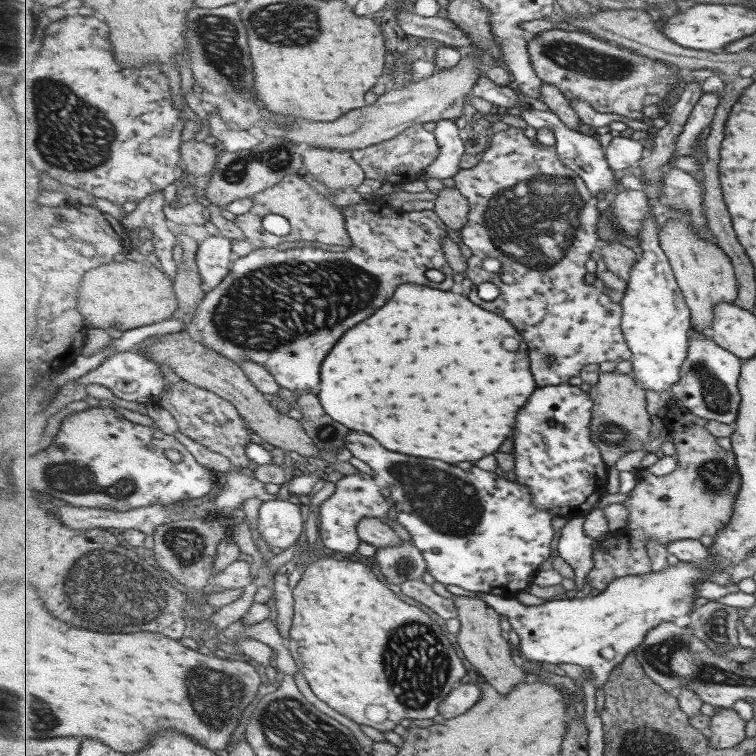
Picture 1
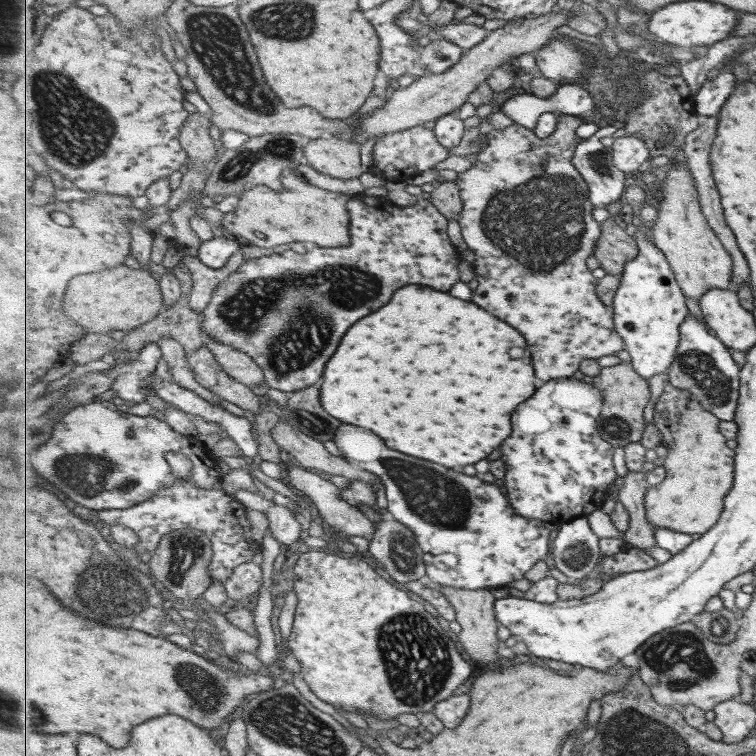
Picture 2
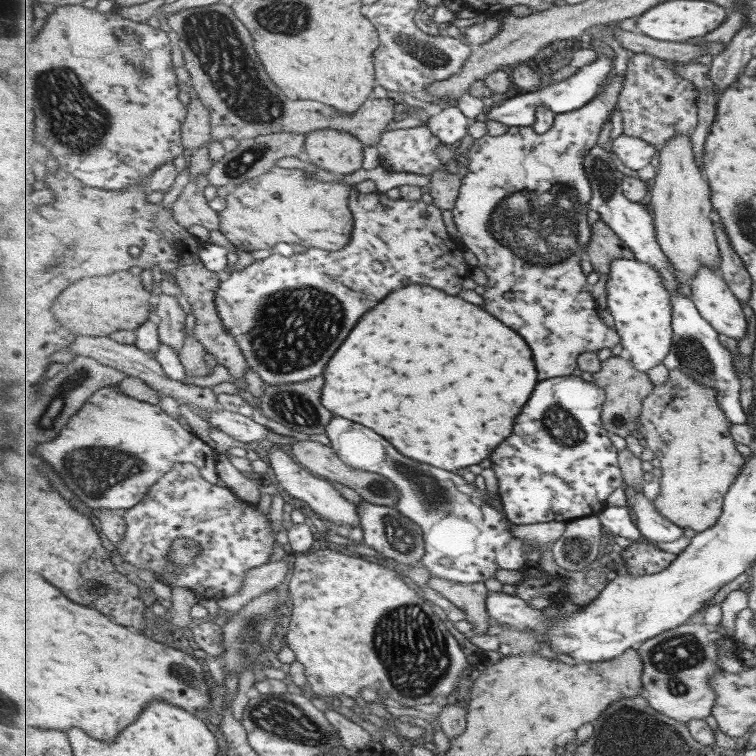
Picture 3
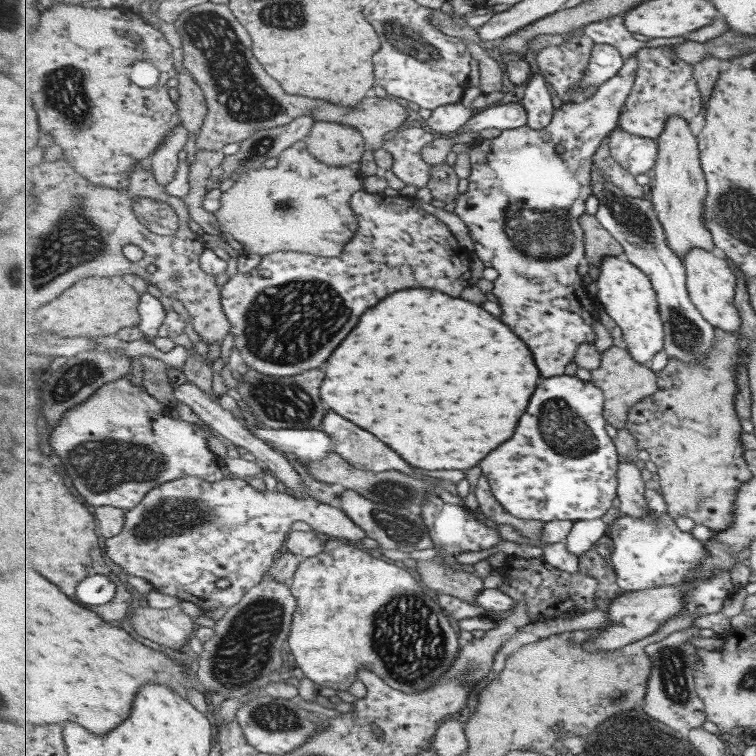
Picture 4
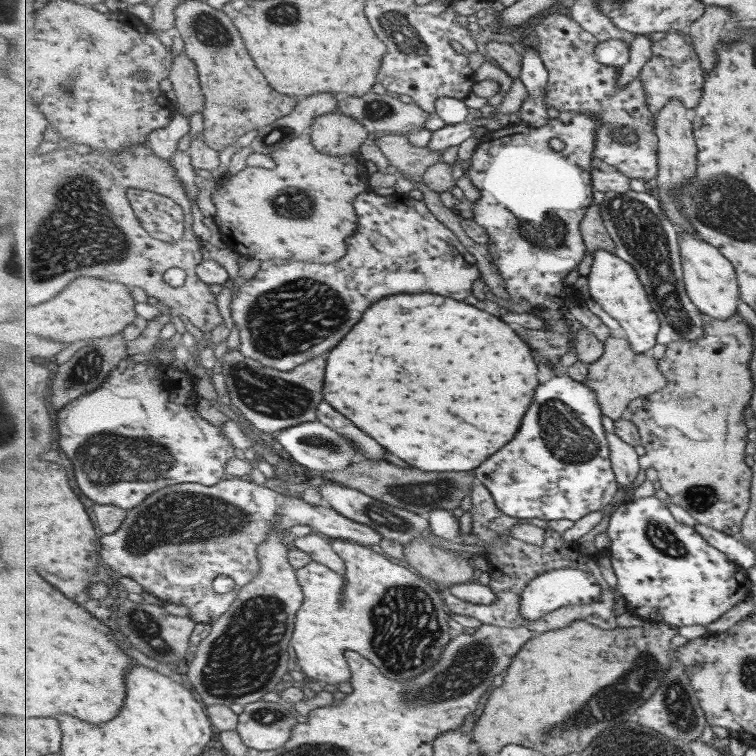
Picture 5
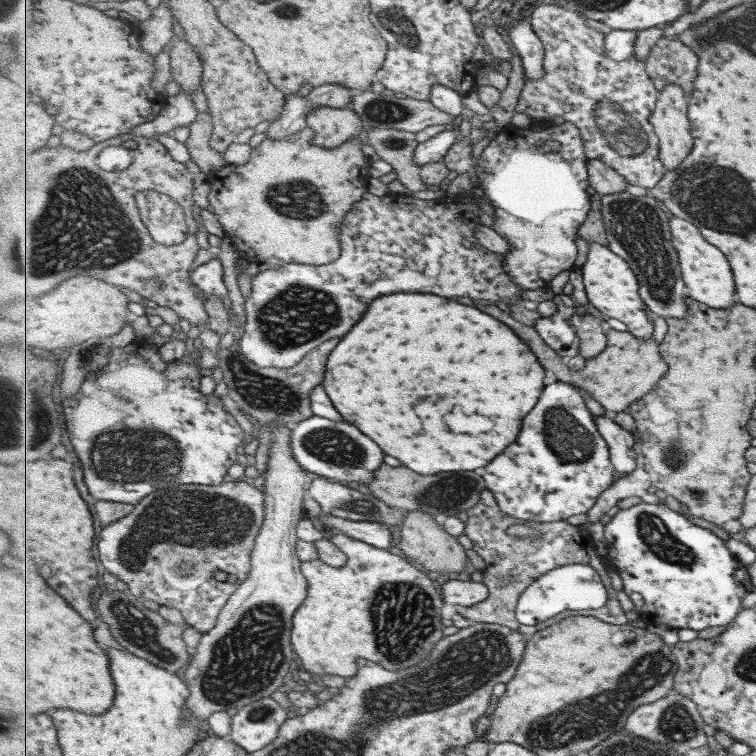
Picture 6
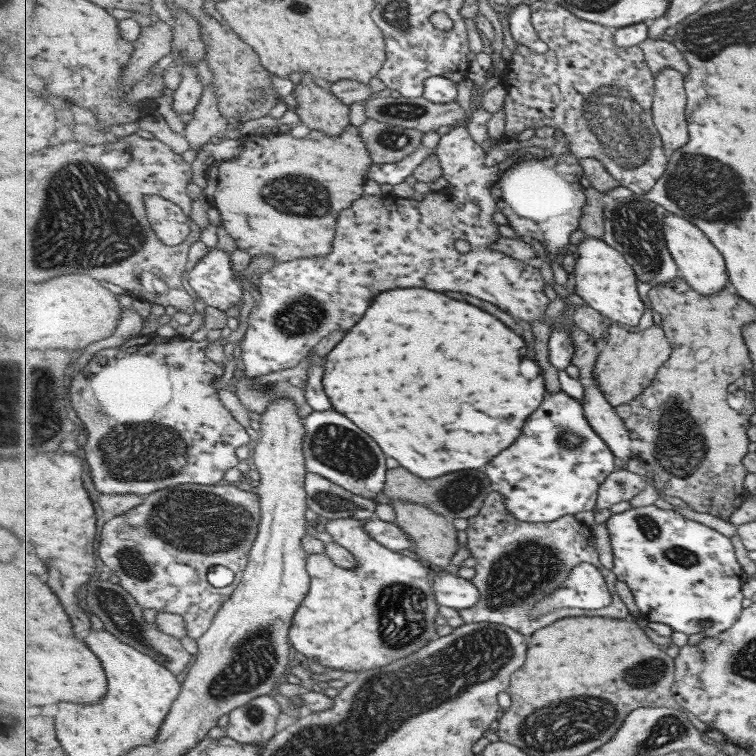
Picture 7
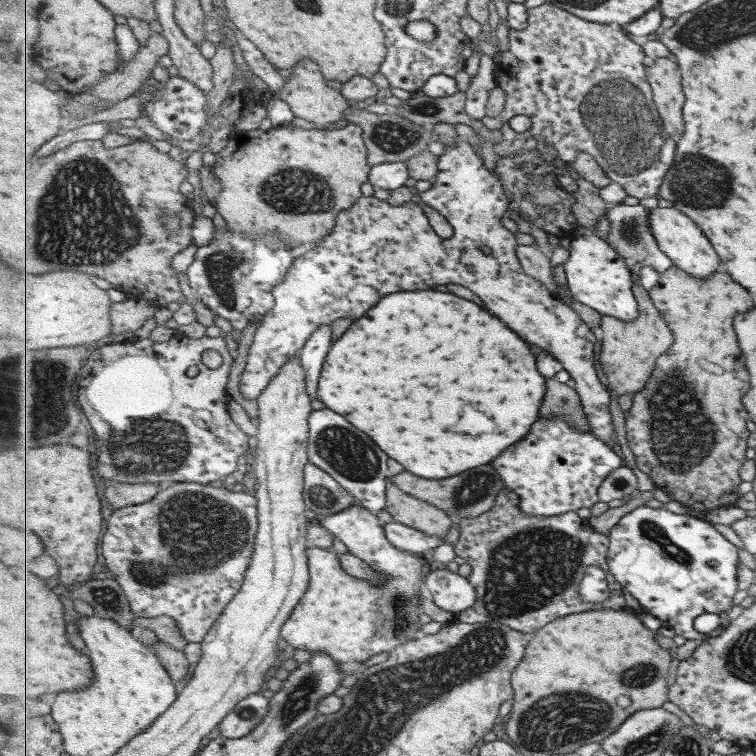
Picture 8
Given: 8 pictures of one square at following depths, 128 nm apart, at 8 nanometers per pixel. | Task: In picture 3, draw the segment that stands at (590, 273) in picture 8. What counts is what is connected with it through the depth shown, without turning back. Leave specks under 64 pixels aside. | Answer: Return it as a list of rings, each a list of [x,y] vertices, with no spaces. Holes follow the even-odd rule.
[[[637,259],[614,261],[606,292],[608,310],[629,359],[643,372],[664,364],[674,345],[674,303],[659,269]]]

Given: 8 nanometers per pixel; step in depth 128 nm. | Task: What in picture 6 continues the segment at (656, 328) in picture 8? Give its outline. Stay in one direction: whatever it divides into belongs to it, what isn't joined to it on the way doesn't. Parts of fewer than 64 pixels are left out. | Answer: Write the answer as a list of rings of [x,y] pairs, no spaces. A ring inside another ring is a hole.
[[[473,300],[473,306],[479,310],[487,310],[487,314],[495,314],[495,318],[499,318],[501,322],[507,322],[507,326],[511,326],[513,330],[519,330],[521,338],[535,350],[535,354],[539,354],[539,362],[543,362],[543,366],[547,366],[547,370],[551,370],[554,374],[554,380],[571,383],[584,389],[610,415],[627,411],[631,404],[657,389],[659,381],[666,376],[670,369],[667,360],[663,358],[662,347],[657,340],[639,340],[628,331],[619,332],[609,329],[606,334],[608,337],[607,348],[599,356],[586,359],[585,366],[580,371],[569,370],[563,356],[557,354],[535,328],[523,324],[519,320],[513,320],[507,312],[503,312],[495,304],[489,304],[489,300]]]

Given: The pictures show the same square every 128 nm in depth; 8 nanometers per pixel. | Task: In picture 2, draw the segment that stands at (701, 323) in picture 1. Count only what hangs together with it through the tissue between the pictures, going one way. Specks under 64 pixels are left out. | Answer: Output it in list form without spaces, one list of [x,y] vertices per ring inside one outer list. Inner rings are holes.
[[[673,161],[666,178],[661,182],[659,219],[654,227],[656,245],[667,256],[678,282],[689,300],[699,301],[711,288],[729,290],[734,259],[714,232],[702,212],[697,182],[688,162]]]

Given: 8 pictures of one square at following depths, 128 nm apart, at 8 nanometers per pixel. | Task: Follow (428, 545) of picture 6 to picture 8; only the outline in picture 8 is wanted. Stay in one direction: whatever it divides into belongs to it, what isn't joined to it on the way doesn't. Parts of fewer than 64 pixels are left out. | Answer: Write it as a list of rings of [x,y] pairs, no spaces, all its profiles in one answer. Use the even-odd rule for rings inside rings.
[[[391,476],[387,478],[387,508],[395,521],[411,526],[429,536],[447,538],[451,532],[451,518],[446,511],[429,502],[407,494],[401,490]]]

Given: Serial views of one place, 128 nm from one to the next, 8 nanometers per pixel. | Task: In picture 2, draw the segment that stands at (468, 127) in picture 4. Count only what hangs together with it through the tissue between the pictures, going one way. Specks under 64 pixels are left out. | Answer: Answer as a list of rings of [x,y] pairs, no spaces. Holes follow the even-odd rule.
[[[579,84],[560,85],[559,90],[549,98],[532,93],[515,95],[504,101],[499,110],[513,123],[529,130],[535,130],[541,115],[556,112],[592,119],[593,122],[602,120],[593,96]]]

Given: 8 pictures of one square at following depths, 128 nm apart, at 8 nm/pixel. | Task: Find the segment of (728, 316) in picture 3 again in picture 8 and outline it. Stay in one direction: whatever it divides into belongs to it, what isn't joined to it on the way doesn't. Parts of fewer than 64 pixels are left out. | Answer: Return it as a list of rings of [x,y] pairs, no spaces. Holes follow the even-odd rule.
[[[656,207],[651,212],[651,227],[654,236],[657,237],[662,252],[665,252],[673,260],[674,265],[687,274],[691,274],[695,278],[703,278],[703,280],[707,280],[719,270],[723,270],[720,255],[715,250],[710,238],[707,238],[702,232],[702,228],[689,215],[674,207]]]

